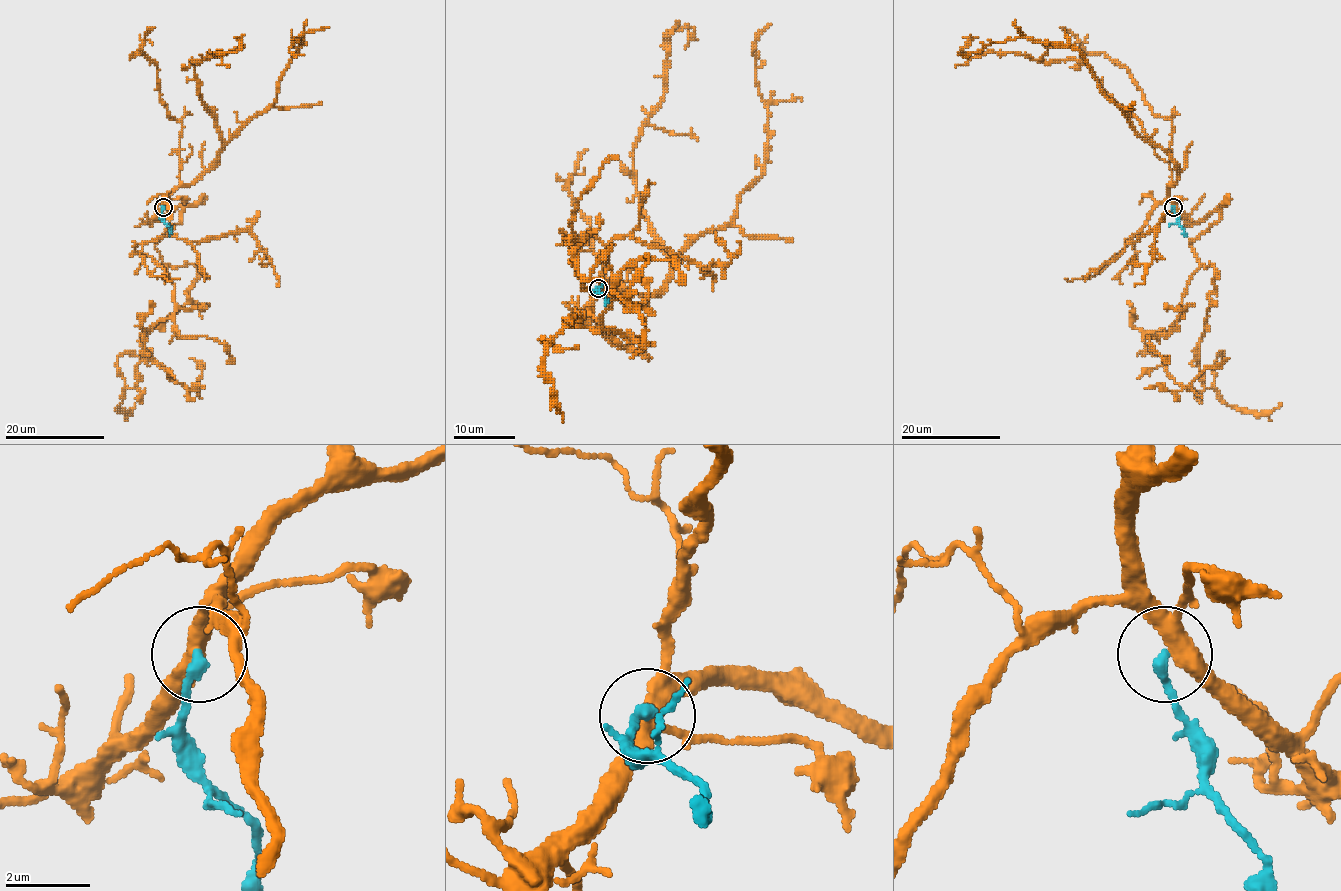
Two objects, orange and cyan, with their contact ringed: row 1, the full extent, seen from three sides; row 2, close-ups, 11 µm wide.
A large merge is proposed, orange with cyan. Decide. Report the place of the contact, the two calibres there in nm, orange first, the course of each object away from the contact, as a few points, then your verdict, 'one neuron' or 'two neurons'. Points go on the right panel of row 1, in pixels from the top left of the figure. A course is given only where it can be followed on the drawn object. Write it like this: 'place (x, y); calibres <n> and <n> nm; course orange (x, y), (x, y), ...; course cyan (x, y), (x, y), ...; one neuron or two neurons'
place (1173, 207); calibres 380 and 280 nm; course orange (1172, 206), (1192, 221), (1220, 206), (1190, 242), (1216, 269), (1202, 383), (1231, 406), (1280, 403); course cyan (1172, 207), (1186, 235); two neurons

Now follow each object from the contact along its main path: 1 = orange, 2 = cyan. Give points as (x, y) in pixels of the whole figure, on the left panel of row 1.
1: (164, 206), (151, 221), (182, 206), (161, 260), (198, 276), (139, 341), (118, 406), (134, 403)
2: (164, 207), (161, 216), (170, 227), (170, 235)

